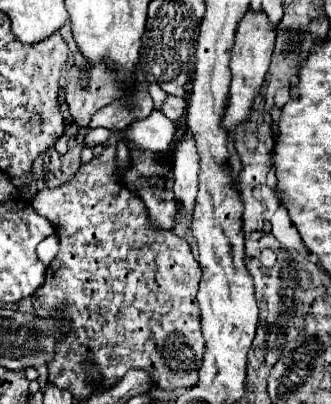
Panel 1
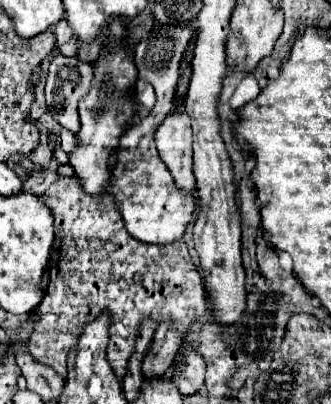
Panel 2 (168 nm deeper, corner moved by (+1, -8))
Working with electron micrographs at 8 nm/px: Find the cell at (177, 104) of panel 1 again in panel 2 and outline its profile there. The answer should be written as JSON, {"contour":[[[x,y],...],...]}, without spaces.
{"contour":[[[57,54],[47,72],[47,84],[45,84],[45,100],[49,106],[49,114],[67,130],[77,132],[81,128],[79,120],[79,102],[89,94],[93,86],[93,74],[95,74],[95,64],[93,62],[81,62],[79,58],[67,58],[63,54]]]}

